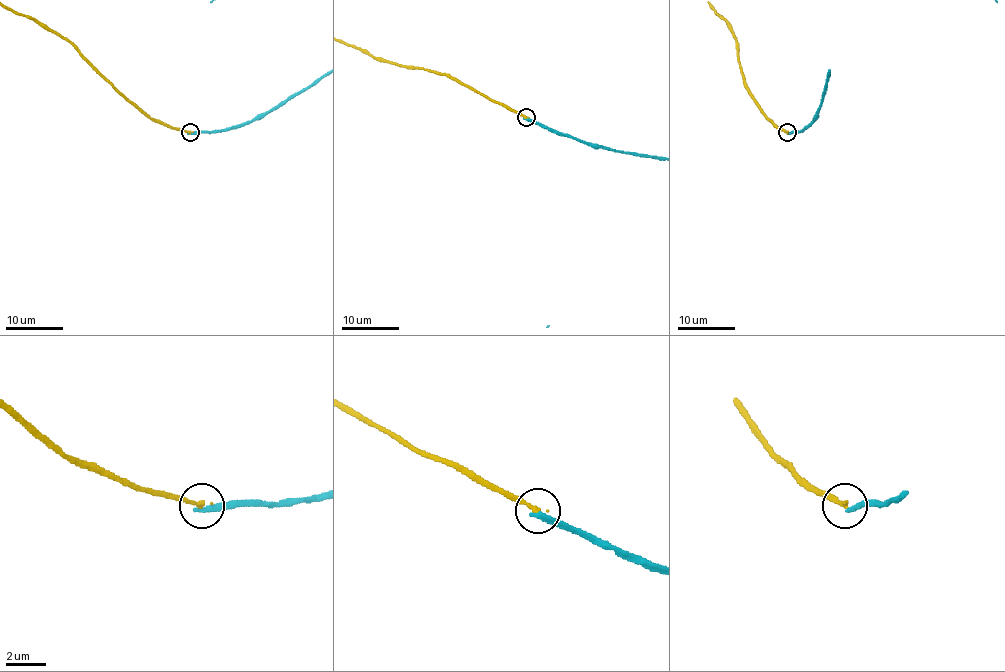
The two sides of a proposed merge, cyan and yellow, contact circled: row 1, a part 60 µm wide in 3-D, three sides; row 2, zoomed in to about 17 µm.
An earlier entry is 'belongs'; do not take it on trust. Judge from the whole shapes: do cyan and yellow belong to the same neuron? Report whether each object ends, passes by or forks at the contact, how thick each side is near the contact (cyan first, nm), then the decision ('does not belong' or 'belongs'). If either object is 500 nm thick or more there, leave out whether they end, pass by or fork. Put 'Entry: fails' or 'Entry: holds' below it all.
cyan ends; yellow ends; calibres 280 and 200 nm; does not belong
Entry: fails

